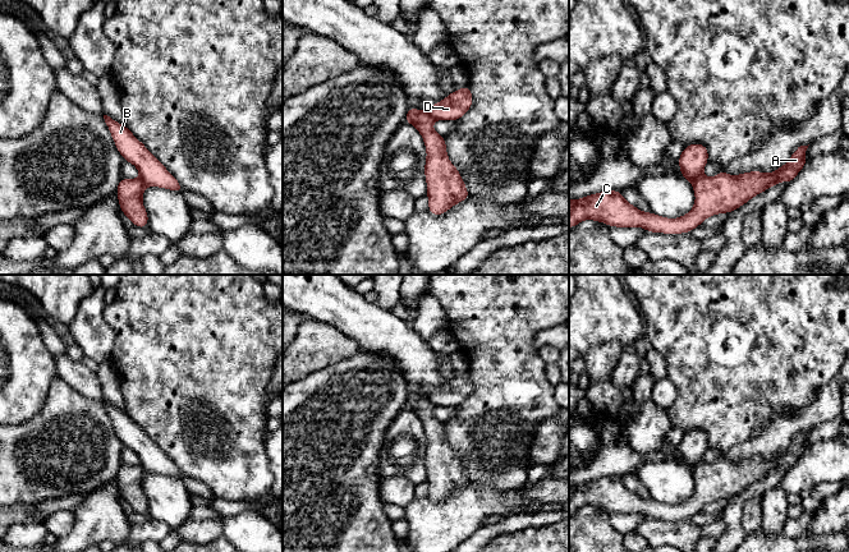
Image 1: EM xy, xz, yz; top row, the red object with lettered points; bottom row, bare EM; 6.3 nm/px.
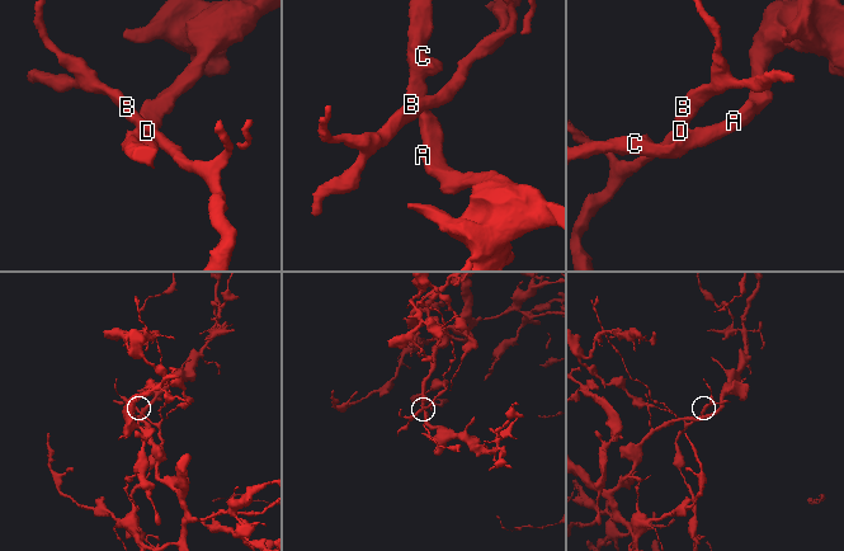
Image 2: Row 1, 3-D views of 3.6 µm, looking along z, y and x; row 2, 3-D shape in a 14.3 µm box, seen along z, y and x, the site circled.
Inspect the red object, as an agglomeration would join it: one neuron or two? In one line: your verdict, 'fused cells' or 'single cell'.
fused cells

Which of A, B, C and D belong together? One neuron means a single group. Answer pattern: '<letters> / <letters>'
A C / B D

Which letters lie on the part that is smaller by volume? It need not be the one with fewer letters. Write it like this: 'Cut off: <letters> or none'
Cut off: B, D

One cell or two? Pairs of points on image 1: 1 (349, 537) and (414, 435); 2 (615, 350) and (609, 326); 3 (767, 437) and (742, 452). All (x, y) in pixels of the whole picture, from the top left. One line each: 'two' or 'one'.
1: two
2: two
3: one

